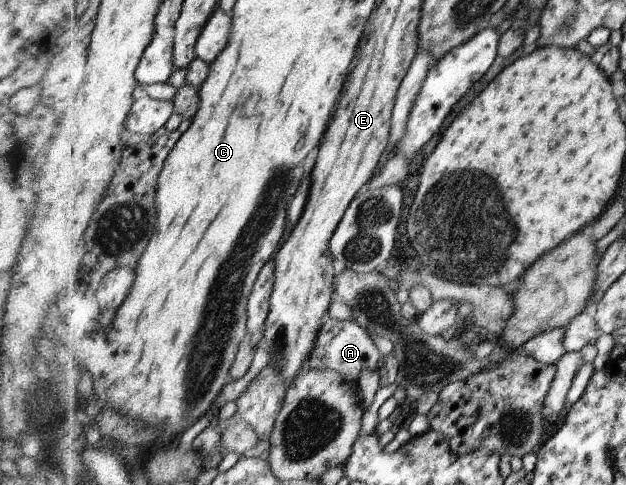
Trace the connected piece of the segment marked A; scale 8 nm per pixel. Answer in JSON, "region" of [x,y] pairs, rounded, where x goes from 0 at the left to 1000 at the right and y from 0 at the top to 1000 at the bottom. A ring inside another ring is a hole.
{"region":[[[522,658],[519,672],[510,685],[510,695],[495,742],[495,761],[534,761],[556,786],[569,786],[580,765],[604,763],[604,742],[609,730],[583,676],[565,658],[542,662]]]}

